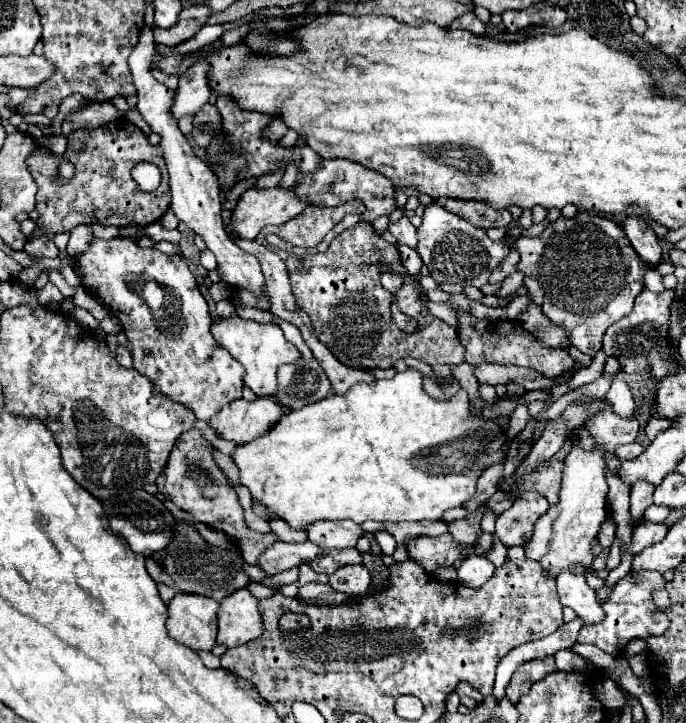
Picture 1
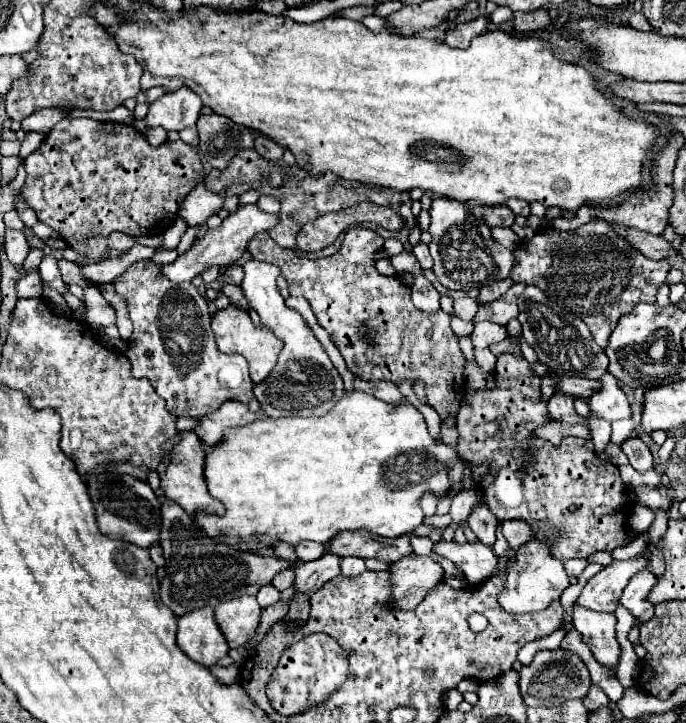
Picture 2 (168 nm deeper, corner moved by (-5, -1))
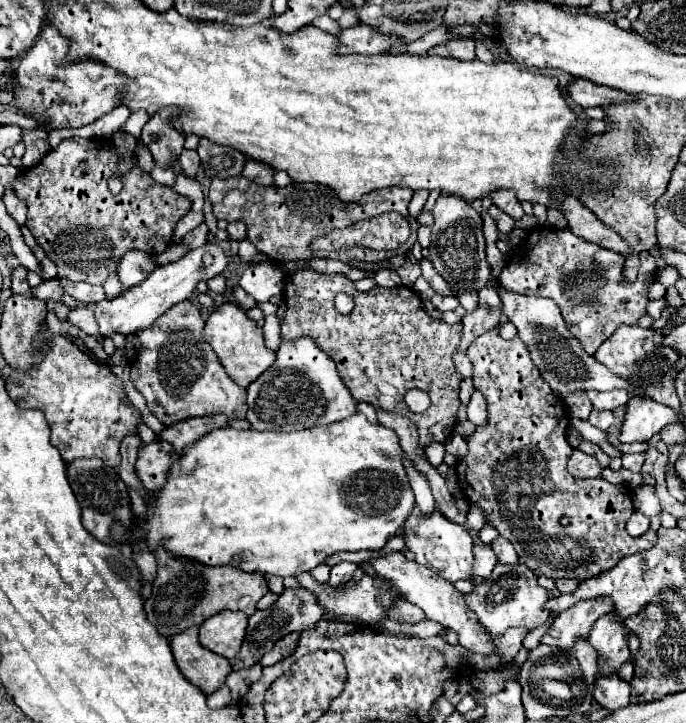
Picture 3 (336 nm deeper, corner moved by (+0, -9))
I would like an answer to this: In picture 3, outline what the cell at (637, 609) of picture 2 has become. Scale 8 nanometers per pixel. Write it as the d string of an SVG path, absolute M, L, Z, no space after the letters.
M605 614L595 622L587 642L597 650L597 656L603 654L603 658L607 658L607 670L619 672L631 656L627 648L627 628L615 622L613 614Z

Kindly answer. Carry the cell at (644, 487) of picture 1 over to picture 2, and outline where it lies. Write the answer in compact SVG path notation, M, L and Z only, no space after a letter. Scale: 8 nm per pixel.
M632 438L632 440L626 440L622 444L624 452L628 454L630 458L630 464L636 472L646 472L648 468L652 468L652 454L648 450L648 446L640 440L640 438Z

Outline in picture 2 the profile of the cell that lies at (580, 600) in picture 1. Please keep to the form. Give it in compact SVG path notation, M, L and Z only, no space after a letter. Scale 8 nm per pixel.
M574 602L572 626L582 634L582 640L590 646L594 658L614 670L620 656L620 646L616 642L616 632L614 632L616 616L594 612Z

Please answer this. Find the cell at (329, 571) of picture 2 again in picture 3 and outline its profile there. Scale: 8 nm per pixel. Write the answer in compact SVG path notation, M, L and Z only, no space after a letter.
M285 588L283 594L277 600L277 606L273 604L267 610L257 610L251 618L249 618L249 626L247 626L247 636L243 640L243 646L239 650L239 654L231 660L233 670L241 670L241 668L251 668L253 664L259 664L263 654L269 652L273 648L273 644L277 640L281 640L283 636L291 634L291 632L303 632L311 626L315 626L315 622L319 622L319 618L323 616L323 608L317 604L317 598L313 592L305 590L305 588Z

